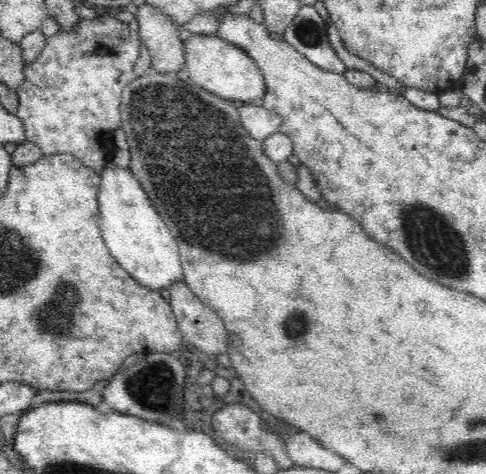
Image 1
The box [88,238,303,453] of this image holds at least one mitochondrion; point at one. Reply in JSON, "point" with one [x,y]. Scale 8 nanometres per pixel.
{"point":[150,387]}

